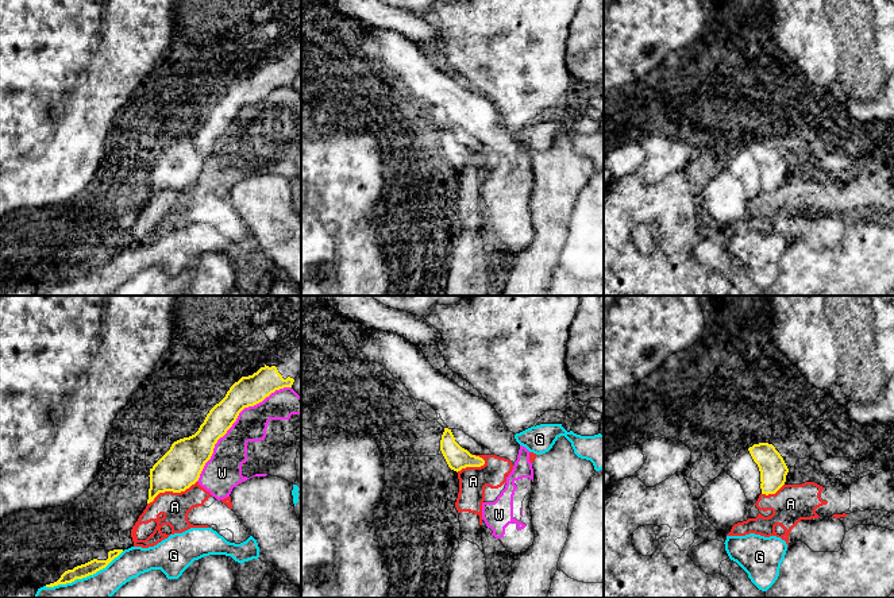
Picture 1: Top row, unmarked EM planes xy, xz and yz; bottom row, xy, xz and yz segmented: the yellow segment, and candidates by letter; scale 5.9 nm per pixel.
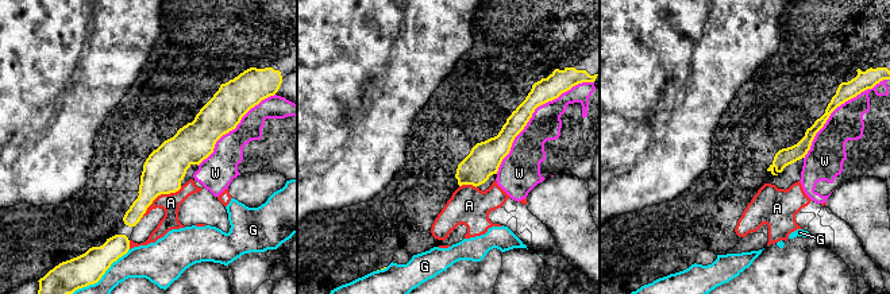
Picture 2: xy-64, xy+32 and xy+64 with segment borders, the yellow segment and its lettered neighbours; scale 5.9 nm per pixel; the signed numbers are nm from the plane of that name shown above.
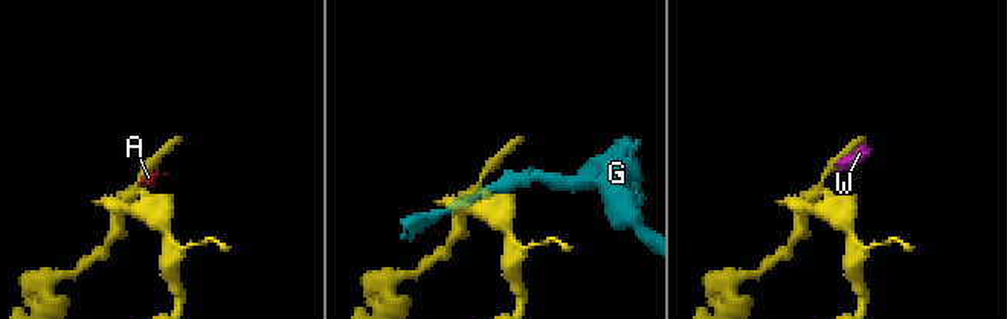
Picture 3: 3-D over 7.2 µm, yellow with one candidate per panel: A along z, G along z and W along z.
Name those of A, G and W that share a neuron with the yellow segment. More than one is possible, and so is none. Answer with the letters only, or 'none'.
none

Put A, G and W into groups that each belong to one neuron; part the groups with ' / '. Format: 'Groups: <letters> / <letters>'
Groups: A / G / W

